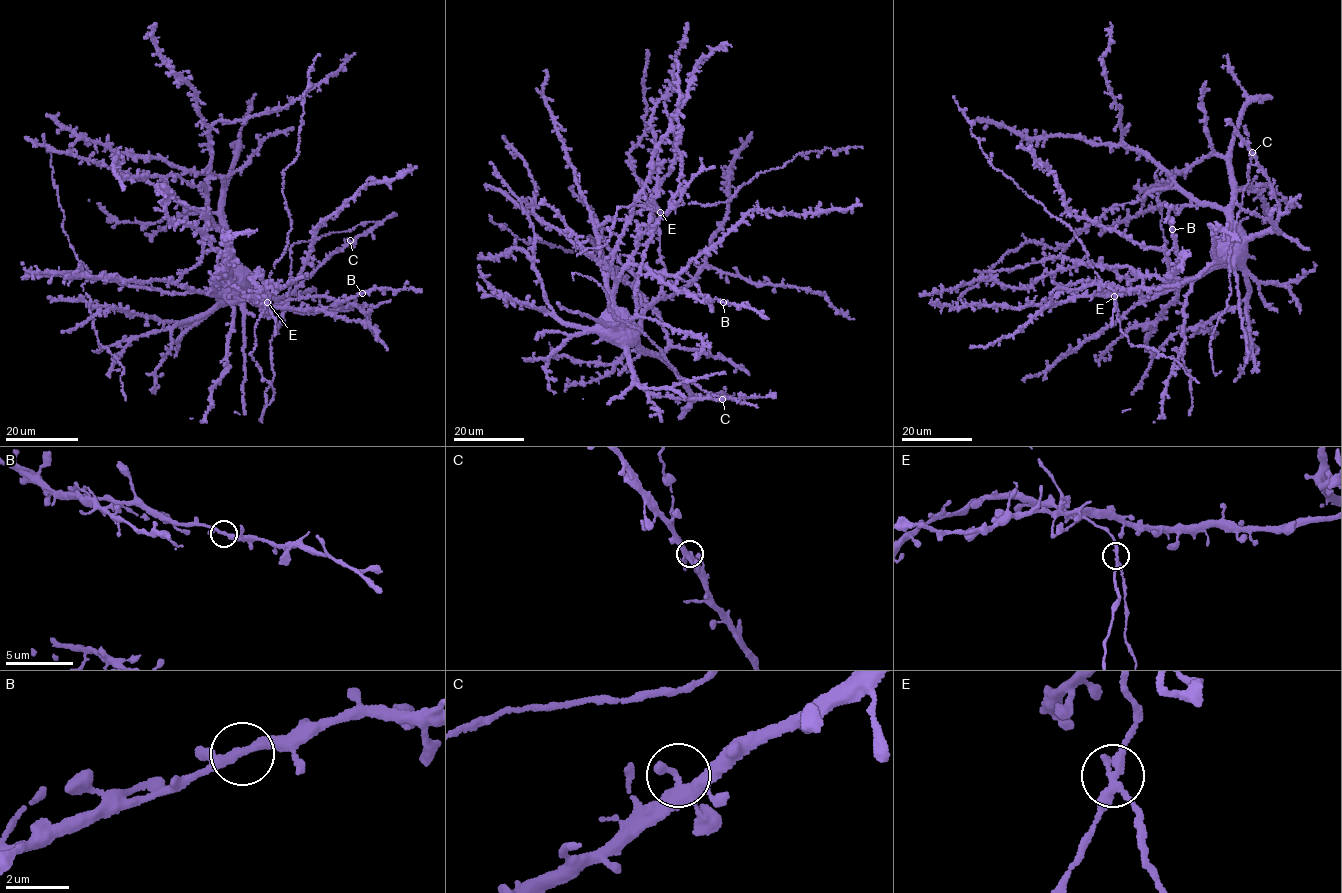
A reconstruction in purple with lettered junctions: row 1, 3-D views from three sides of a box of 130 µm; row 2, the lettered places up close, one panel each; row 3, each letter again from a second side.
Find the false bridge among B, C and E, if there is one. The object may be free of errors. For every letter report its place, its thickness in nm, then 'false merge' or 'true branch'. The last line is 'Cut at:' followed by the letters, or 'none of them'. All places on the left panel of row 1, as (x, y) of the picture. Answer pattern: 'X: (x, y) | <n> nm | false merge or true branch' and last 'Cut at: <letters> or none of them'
B: (362, 293) | 240 nm | true branch
C: (350, 240) | 280 nm | true branch
E: (267, 302) | 240 nm | false merge
Cut at: E

